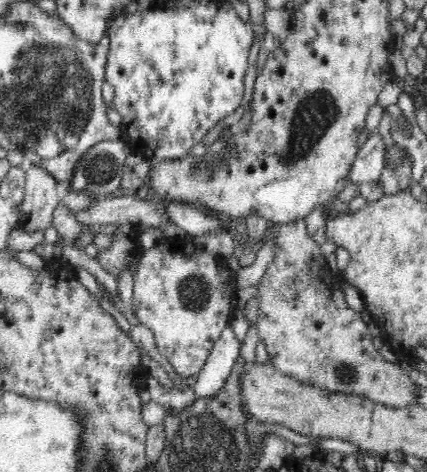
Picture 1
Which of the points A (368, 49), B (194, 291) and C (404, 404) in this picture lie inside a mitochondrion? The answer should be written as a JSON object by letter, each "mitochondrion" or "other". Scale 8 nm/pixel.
{"A":"other","B":"mitochondrion","C":"other"}

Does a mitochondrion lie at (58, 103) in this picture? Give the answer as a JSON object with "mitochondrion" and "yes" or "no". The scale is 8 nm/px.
{"mitochondrion":"yes"}

